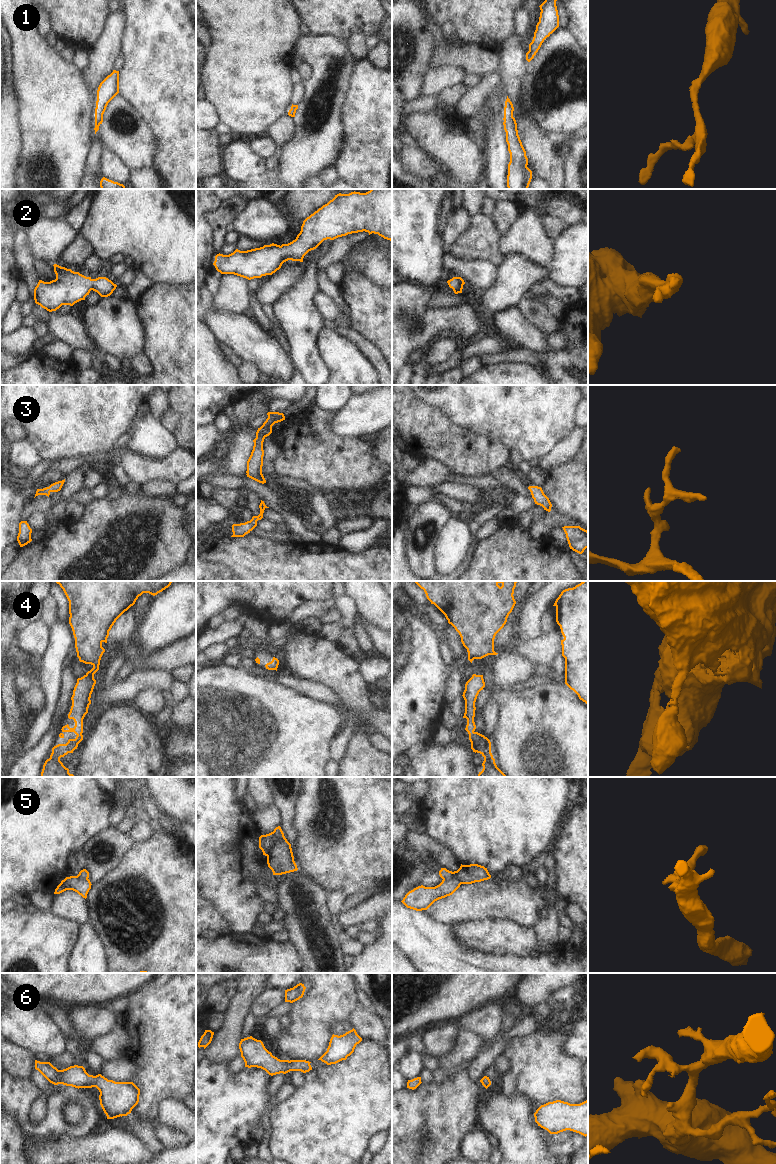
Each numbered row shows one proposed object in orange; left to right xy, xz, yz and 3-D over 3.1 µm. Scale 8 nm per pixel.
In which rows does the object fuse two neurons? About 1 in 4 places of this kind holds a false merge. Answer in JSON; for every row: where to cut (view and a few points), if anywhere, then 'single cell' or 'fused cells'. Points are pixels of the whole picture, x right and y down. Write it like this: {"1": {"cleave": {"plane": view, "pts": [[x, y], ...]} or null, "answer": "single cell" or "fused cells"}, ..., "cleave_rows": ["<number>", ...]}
{"1": {"cleave": null, "answer": "single cell"}, "2": {"cleave": null, "answer": "single cell"}, "3": {"cleave": null, "answer": "single cell"}, "4": {"cleave": null, "answer": "single cell"}, "5": {"cleave": {"plane": "xz", "pts": [[283, 833], [266, 855]]}, "answer": "fused cells"}, "6": {"cleave": null, "answer": "single cell"}, "cleave_rows": ["5"]}

